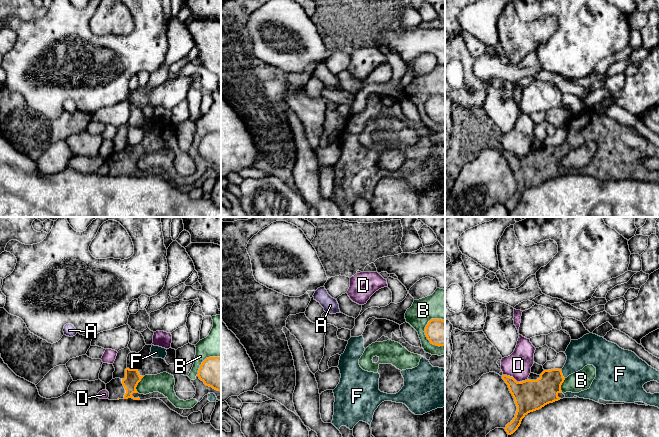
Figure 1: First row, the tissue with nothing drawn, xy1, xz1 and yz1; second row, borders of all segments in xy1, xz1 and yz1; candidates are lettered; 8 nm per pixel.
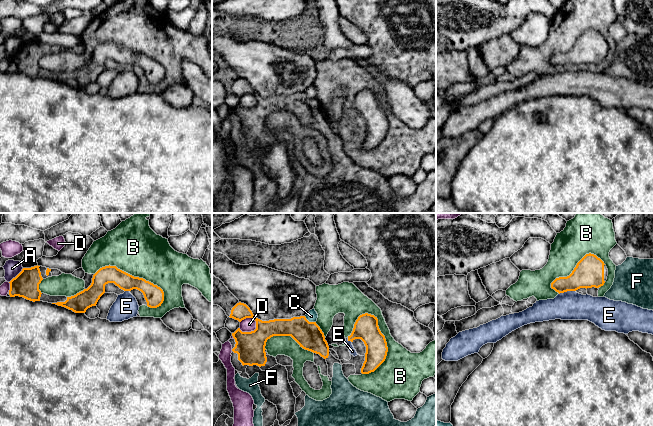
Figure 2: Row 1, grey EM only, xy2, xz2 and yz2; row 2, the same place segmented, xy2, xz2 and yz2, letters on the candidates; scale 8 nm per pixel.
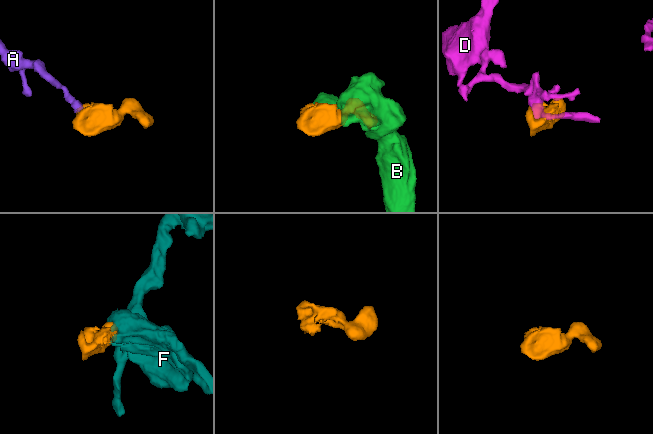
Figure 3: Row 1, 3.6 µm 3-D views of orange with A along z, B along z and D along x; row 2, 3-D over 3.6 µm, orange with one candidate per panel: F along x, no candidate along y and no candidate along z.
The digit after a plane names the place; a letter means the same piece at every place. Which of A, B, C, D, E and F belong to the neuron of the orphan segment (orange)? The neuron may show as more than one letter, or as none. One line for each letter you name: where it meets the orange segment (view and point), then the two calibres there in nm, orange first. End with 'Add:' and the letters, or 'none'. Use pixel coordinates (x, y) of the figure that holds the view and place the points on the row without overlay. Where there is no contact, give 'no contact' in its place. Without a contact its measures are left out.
F: contact yz1 (562, 151); calibres 220 and 220 nm
Add: F

